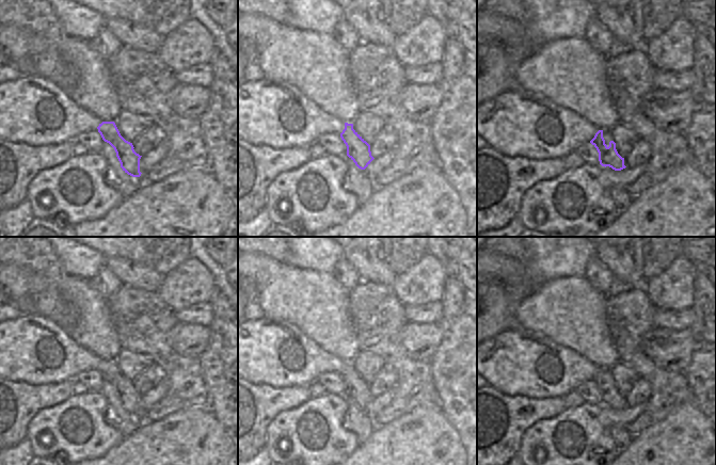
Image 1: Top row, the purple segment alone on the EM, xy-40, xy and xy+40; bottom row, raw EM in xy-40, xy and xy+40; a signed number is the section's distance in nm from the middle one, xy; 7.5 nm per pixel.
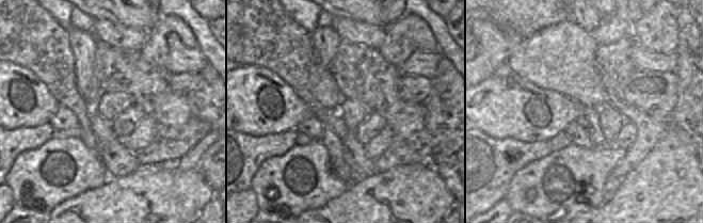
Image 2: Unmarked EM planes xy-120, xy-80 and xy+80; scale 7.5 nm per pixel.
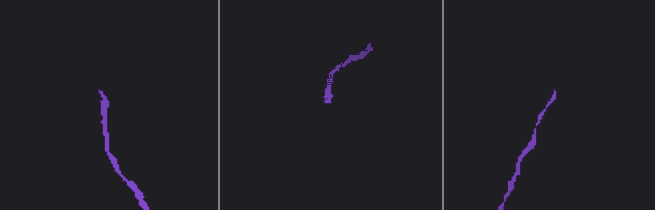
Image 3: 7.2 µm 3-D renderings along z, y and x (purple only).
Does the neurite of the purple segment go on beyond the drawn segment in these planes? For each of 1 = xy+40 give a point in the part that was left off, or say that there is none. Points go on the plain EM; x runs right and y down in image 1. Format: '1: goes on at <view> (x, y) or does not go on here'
1: does not go on here

